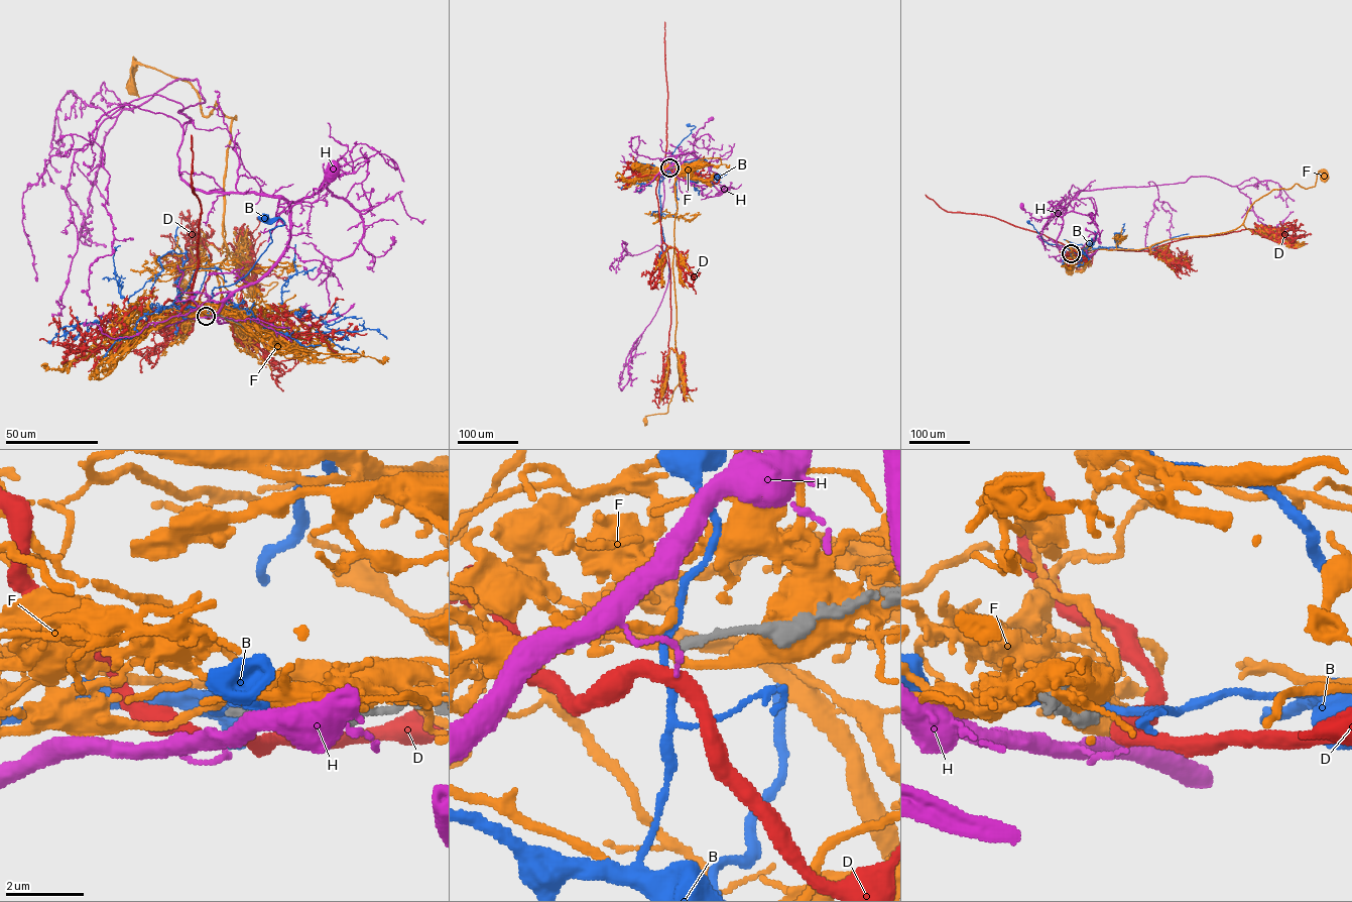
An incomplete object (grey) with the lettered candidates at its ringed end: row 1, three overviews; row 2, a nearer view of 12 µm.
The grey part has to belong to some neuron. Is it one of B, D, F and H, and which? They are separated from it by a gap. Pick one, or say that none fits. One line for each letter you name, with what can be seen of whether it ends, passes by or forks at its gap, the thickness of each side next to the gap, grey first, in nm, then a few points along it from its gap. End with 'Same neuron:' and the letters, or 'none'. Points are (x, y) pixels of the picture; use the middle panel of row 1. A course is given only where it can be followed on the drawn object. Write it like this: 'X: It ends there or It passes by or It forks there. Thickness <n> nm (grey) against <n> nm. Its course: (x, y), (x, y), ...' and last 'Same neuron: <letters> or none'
Same neuron: none

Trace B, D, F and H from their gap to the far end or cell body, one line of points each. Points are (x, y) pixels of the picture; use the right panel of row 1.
B: (1071, 253), (1076, 253), (1043, 241), (1028, 222)
D: (1072, 254), (1072, 249), (1076, 254), (1147, 250), (1250, 229), (1287, 237), (1289, 245), (1304, 243)
F: (1071, 253), (1226, 232), (1272, 190), (1313, 187), (1319, 171), (1323, 179)
H: (1071, 254), (1057, 245), (1062, 218), (1056, 215), (1036, 219), (1021, 205)

